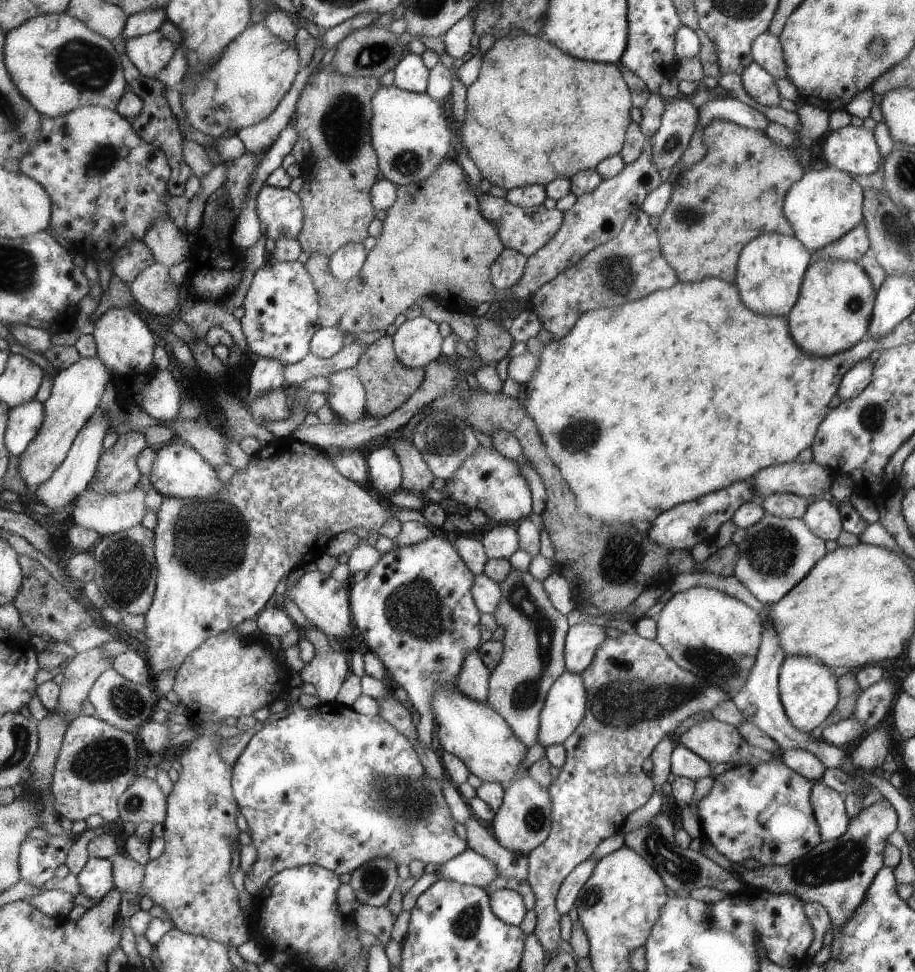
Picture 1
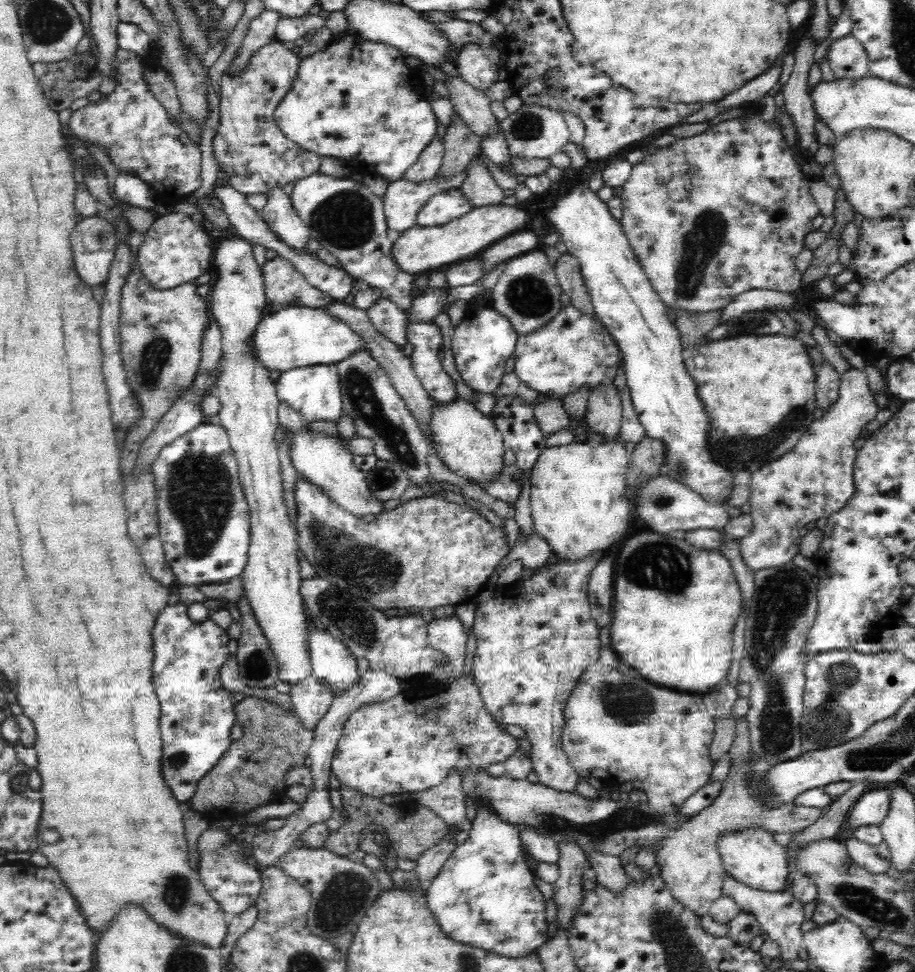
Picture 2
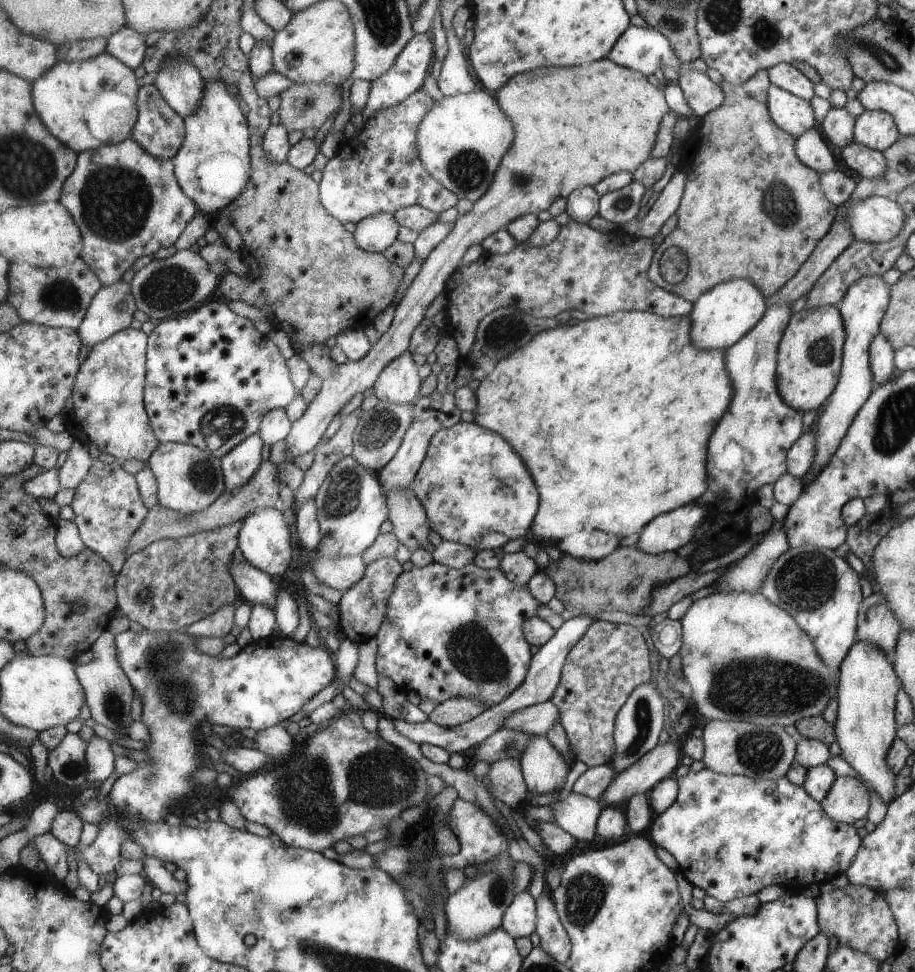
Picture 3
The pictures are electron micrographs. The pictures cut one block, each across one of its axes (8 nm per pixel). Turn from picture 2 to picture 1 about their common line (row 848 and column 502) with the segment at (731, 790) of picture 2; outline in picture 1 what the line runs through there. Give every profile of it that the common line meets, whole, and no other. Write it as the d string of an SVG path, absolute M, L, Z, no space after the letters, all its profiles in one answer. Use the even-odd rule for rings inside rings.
M512 564L508 576L499 583L500 602L492 616L497 627L503 627L503 656L500 664L491 672L487 704L505 718L514 736L526 748L538 743L541 731L542 708L549 692L565 666L565 640L569 633L567 616L564 616L550 600L542 580L536 580L528 569Z

